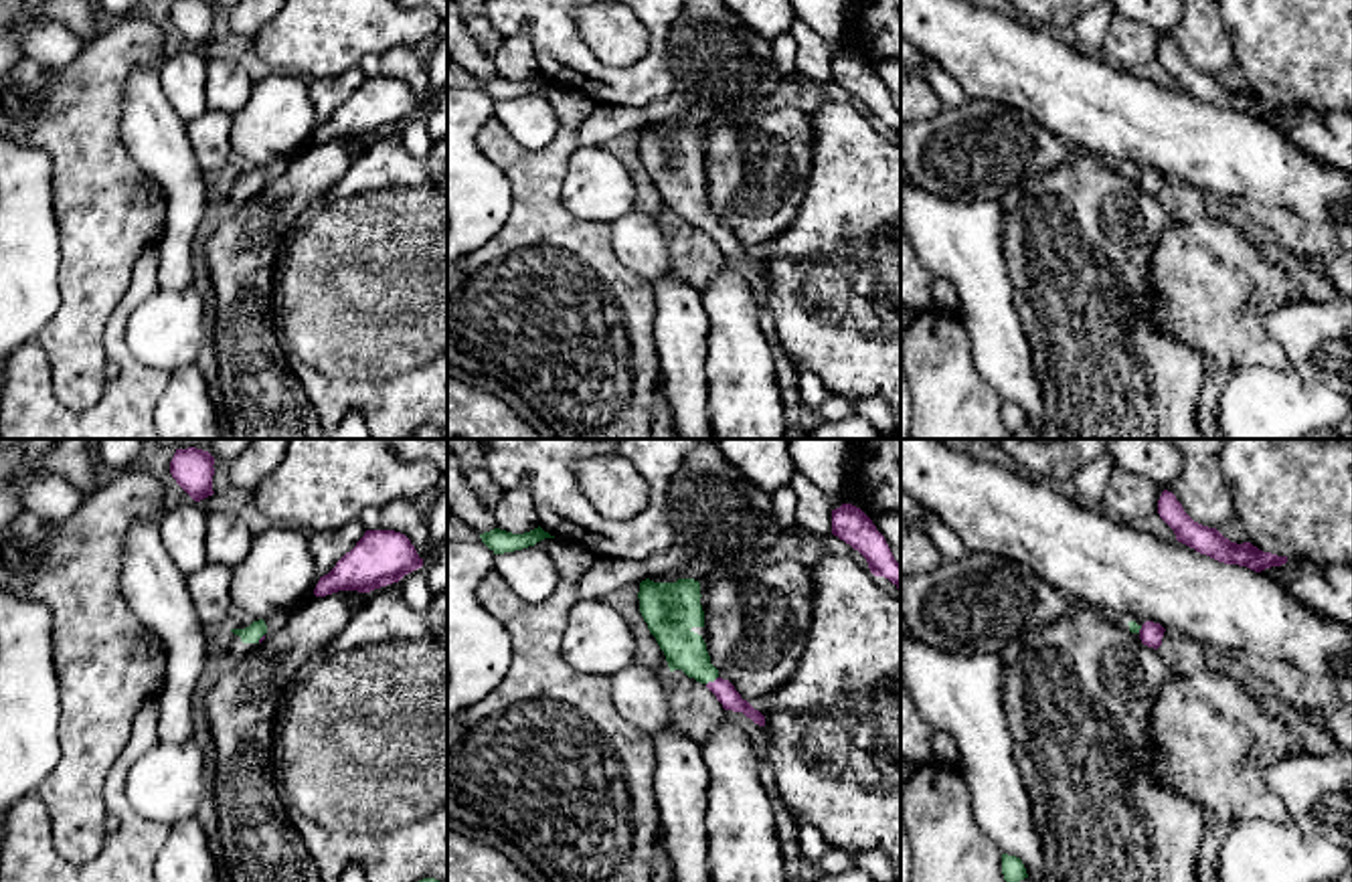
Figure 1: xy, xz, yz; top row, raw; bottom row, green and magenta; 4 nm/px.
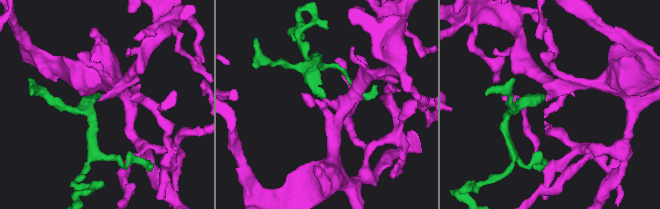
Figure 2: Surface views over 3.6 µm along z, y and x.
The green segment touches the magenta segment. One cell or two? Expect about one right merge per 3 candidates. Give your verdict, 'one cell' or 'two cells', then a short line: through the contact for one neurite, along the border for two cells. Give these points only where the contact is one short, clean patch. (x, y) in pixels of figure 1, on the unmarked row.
one cell; line xz (685, 197), (711, 227), (725, 239)

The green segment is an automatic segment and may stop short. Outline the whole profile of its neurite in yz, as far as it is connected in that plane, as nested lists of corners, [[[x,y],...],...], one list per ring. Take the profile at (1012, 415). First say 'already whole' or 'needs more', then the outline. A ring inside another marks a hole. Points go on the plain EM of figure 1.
already whole; [[[1002,401],[1002,421],[1008,437],[1014,435],[1020,427],[1028,425],[1022,407],[1008,401]]]

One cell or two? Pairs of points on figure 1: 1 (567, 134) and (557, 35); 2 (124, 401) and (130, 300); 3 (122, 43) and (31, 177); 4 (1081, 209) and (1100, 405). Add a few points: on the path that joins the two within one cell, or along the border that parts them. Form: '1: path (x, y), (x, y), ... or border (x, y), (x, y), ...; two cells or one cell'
1: border (555, 83), (579, 90), (598, 104); two cells
2: path (126, 377), (126, 361), (118, 350), (118, 324); one cell
3: border (21, 142), (41, 148), (51, 158), (53, 201); two cells
4: path (1081, 257), (1081, 290), (1100, 357); one cell

